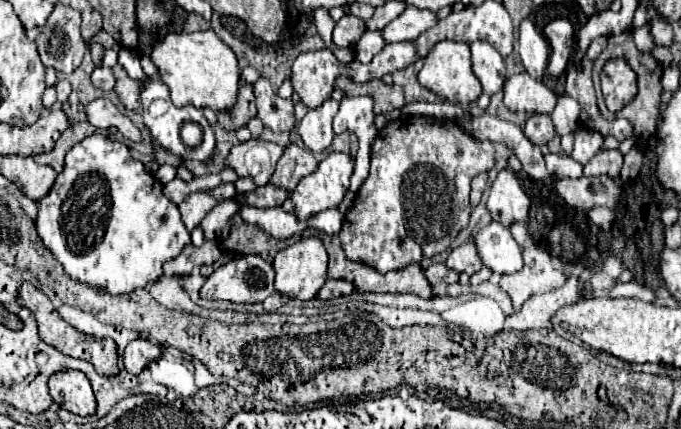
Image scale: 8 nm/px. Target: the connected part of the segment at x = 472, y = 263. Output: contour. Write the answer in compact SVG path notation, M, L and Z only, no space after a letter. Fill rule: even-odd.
M466 241L464 245L452 249L448 259L446 259L446 265L450 269L458 271L458 273L468 273L468 275L474 275L476 271L480 271L482 259L478 255L476 243L474 241Z

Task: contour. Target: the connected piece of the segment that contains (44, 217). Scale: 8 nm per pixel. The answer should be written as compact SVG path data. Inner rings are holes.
M94 133L86 139L80 141L80 145L74 145L74 149L70 149L70 153L66 153L66 165L64 165L64 171L58 175L54 187L50 189L50 193L38 203L38 219L36 219L36 229L38 229L38 235L42 237L44 245L54 253L54 257L62 263L62 267L66 269L66 273L70 277L74 277L76 281L82 281L82 283L88 283L88 285L94 285L94 287L100 287L100 289L106 289L108 293L112 295L120 295L120 293L132 293L134 289L138 287L146 287L150 283L154 283L160 275L162 275L162 265L174 257L178 257L182 253L182 249L186 245L190 245L190 233L182 221L182 215L180 215L180 209L178 205L174 205L166 195L164 195L164 185L152 175L146 171L144 163L132 159L130 155L130 149L122 143L122 141L112 141L108 135L104 133Z

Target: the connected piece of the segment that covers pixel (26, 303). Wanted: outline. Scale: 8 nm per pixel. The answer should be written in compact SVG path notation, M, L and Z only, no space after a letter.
M22 283L20 291L18 291L18 303L26 309L30 309L38 321L38 333L40 337L56 347L58 351L70 355L70 357L76 357L76 359L84 359L84 361L90 361L94 365L94 369L100 373L100 375L116 375L118 373L118 351L116 351L116 343L110 339L110 337L104 337L104 339L98 339L98 337L90 337L86 333L80 333L76 327L72 327L70 323L66 323L60 313L56 311L54 303L40 291L36 289L32 283Z

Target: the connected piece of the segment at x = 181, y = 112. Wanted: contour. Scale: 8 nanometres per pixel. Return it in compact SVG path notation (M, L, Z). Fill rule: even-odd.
M150 81L148 87L142 91L140 95L142 99L142 115L144 115L144 125L148 127L154 143L158 143L160 147L168 149L170 153L178 155L180 159L186 159L186 161L200 161L204 165L212 165L212 155L214 155L214 149L216 149L216 139L214 139L214 131L210 127L210 123L206 121L202 109L196 109L192 105L186 105L186 107L176 107L172 101L170 101L170 93L166 89L166 85L162 85L162 81ZM186 121L196 121L200 123L202 131L204 131L204 139L198 147L188 147L182 143L180 139L180 127L186 123Z

